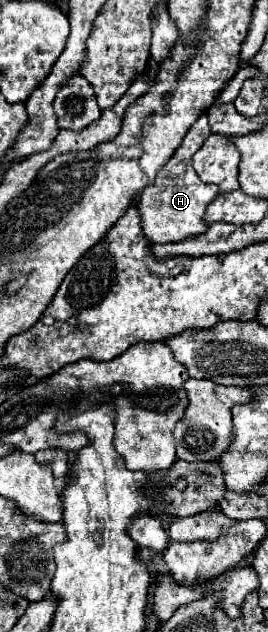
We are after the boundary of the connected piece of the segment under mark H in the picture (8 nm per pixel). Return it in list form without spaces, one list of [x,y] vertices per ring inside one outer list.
[[[202,114],[188,130],[184,136],[180,148],[174,152],[174,156],[168,160],[168,164],[158,172],[154,186],[146,188],[140,194],[138,202],[138,212],[142,220],[142,232],[152,244],[164,244],[164,242],[174,242],[174,240],[186,240],[186,236],[194,236],[194,232],[202,232],[202,228],[208,228],[202,224],[202,216],[218,194],[216,184],[204,184],[198,174],[192,168],[192,156],[194,152],[200,150],[200,146],[206,142],[210,136],[210,124],[206,120],[206,114]]]

